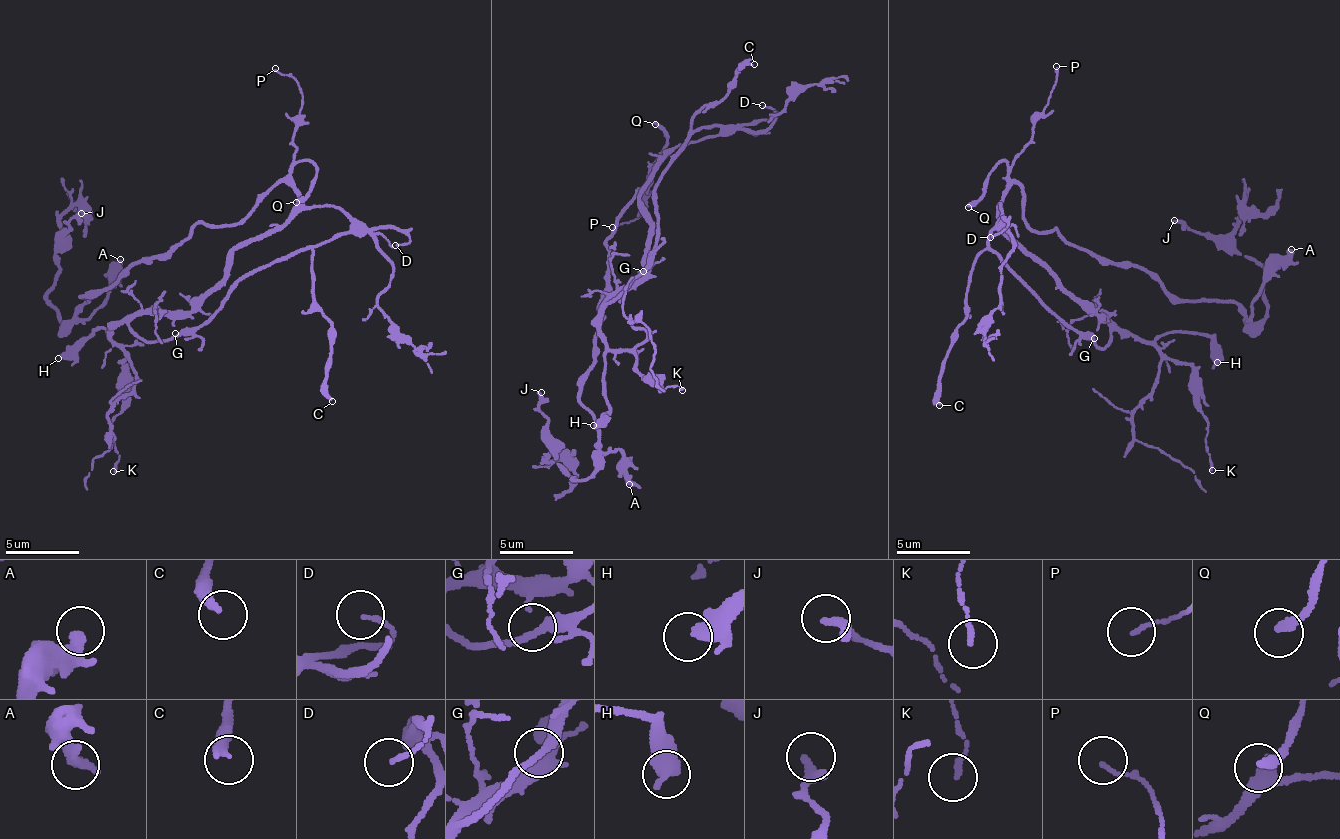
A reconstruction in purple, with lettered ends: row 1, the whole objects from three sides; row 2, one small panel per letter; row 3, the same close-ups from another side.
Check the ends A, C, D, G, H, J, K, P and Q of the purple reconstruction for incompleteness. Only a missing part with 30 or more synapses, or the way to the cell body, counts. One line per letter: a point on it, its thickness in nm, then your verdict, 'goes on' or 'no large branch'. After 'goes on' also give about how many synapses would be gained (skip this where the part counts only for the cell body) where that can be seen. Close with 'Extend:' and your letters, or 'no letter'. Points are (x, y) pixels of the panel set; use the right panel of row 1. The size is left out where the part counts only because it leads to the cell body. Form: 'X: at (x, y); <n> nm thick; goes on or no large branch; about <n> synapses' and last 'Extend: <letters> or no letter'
A: at (1291, 249); 280 nm thick; no large branch
C: at (939, 405); 320 nm thick; no large branch
D: at (990, 237); 120 nm thick; no large branch
G: at (1094, 338); 280 nm thick; no large branch
H: at (1217, 362); 280 nm thick; no large branch
J: at (1174, 220); 320 nm thick; no large branch
K: at (1212, 470); 140 nm thick; no large branch
P: at (1056, 66); 100 nm thick; no large branch
Q: at (968, 207); 260 nm thick; goes on
Extend: Q

